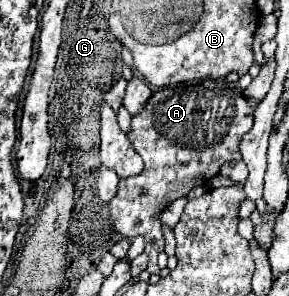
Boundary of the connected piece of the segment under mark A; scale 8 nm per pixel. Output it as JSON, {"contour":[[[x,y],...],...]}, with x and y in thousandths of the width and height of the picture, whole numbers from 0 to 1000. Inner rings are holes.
{"contour":[[[706,270],[692,284],[664,291],[609,291],[609,297],[561,297],[526,318],[512,338],[512,358],[457,399],[457,446],[443,453],[464,507],[498,541],[498,574],[471,601],[422,601],[401,669],[388,669],[381,716],[394,743],[394,770],[422,797],[498,797],[505,804],[505,858],[519,865],[512,919],[554,926],[547,905],[547,858],[567,845],[567,797],[554,777],[554,743],[540,723],[554,723],[581,689],[595,689],[609,669],[651,662],[651,649],[671,628],[692,628],[740,601],[761,581],[768,554],[817,554],[837,541],[824,486],[830,466],[872,432],[872,378],[879,351],[837,324],[830,297],[817,284],[782,284],[782,270]]]}

